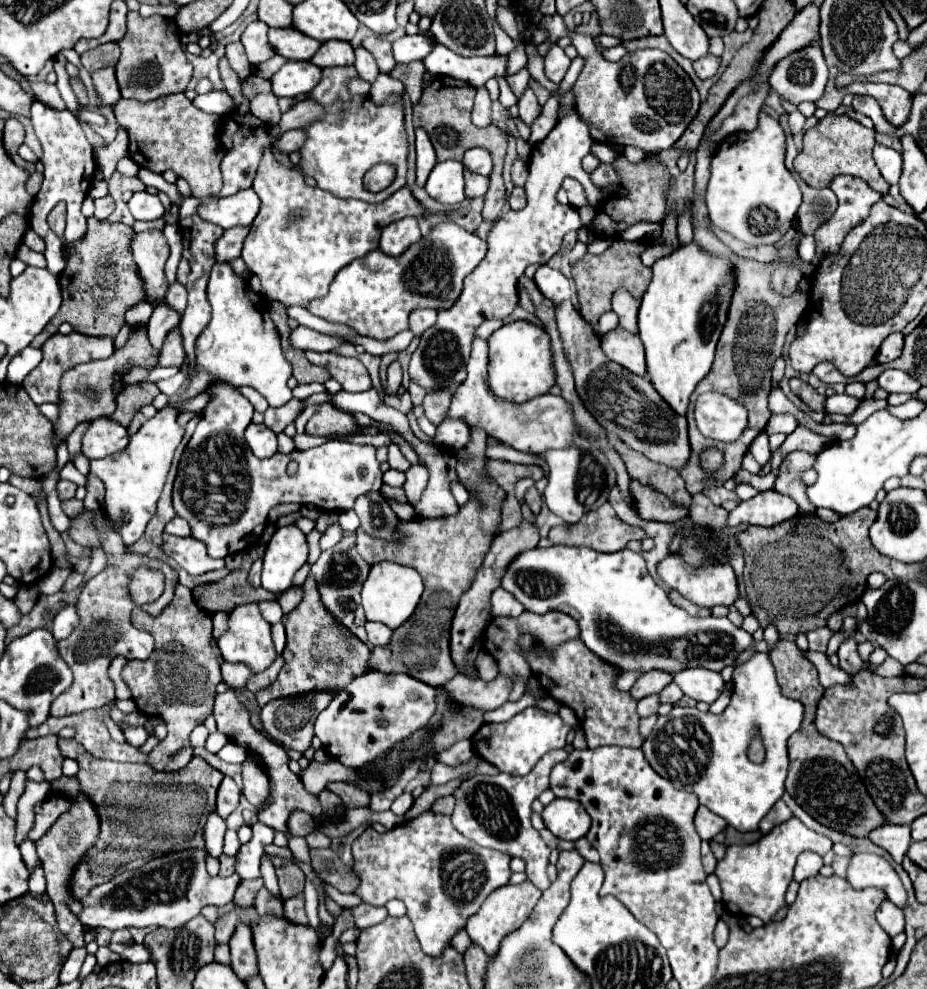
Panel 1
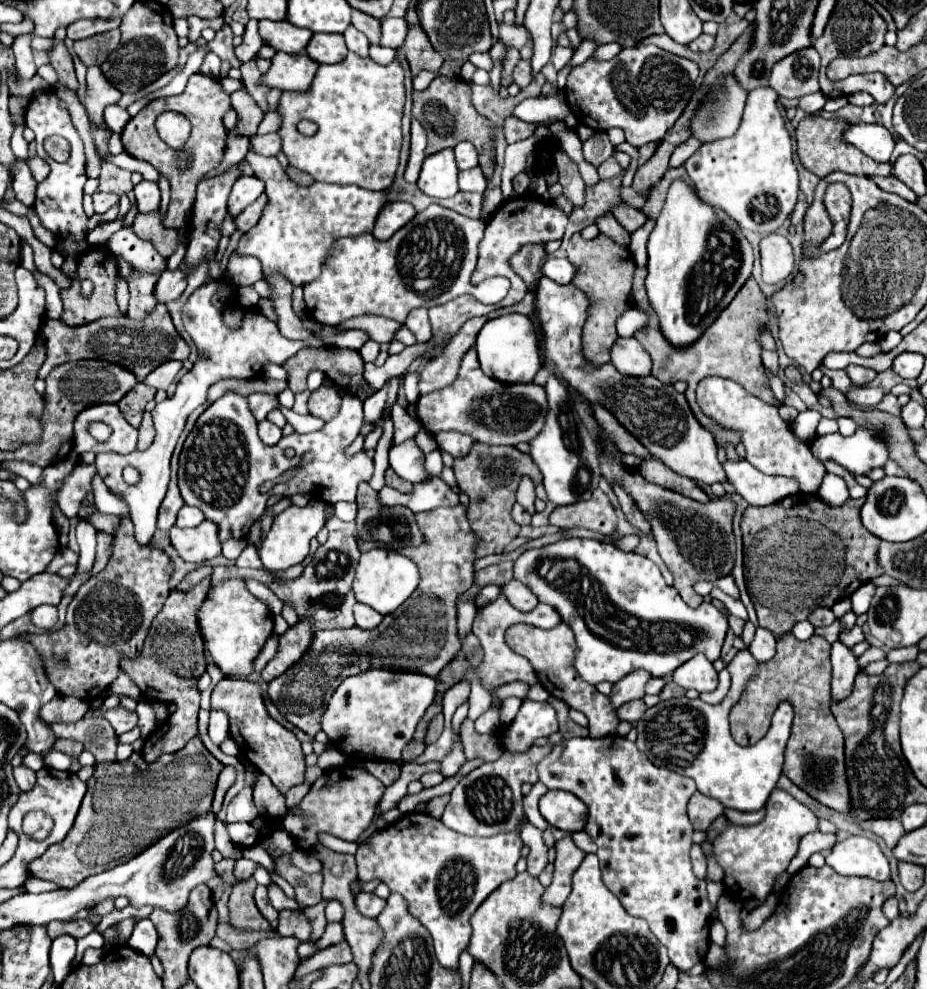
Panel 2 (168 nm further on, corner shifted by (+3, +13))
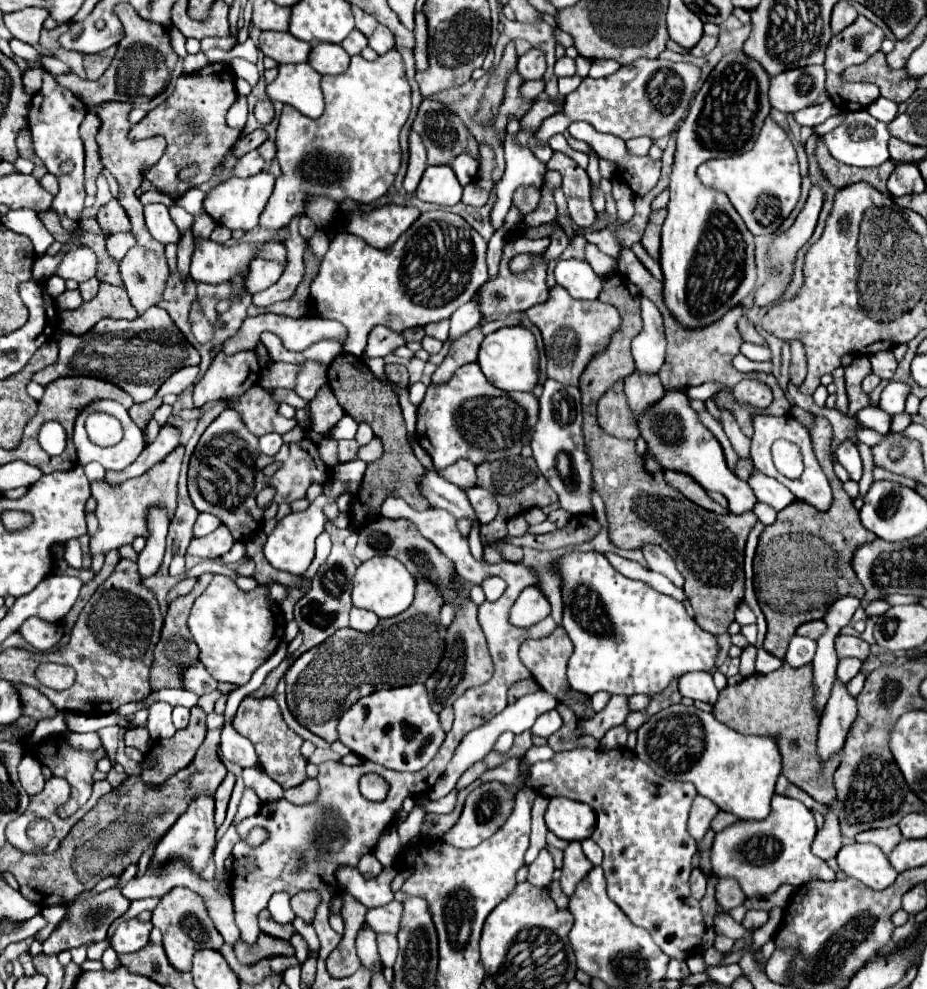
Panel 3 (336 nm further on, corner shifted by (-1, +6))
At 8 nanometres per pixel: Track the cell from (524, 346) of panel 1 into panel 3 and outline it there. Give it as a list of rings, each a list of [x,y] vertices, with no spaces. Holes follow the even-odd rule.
[[[510,326],[510,328],[500,328],[492,334],[488,334],[480,346],[480,356],[478,364],[488,378],[490,384],[494,384],[500,390],[512,392],[530,392],[536,382],[538,382],[538,350],[536,350],[536,340],[530,330],[524,326]]]

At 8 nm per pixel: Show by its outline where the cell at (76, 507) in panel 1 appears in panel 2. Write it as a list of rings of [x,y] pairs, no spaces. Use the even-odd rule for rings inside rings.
[[[96,508],[96,514],[88,519],[88,521],[98,530],[113,536],[116,527],[120,524],[120,518],[116,515],[102,514]]]

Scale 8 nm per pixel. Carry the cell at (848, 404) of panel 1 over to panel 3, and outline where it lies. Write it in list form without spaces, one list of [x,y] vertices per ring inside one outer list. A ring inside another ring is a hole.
[[[890,380],[888,386],[884,388],[882,396],[880,396],[880,408],[884,412],[888,412],[890,416],[902,414],[906,408],[906,398],[910,394],[910,386],[906,382],[894,382]]]

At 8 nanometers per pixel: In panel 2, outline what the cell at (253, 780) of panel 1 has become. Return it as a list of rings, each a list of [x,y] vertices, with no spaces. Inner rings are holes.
[[[264,773],[256,775],[256,781],[254,781],[254,805],[266,817],[280,819],[286,815],[284,795],[272,785],[272,781]]]

